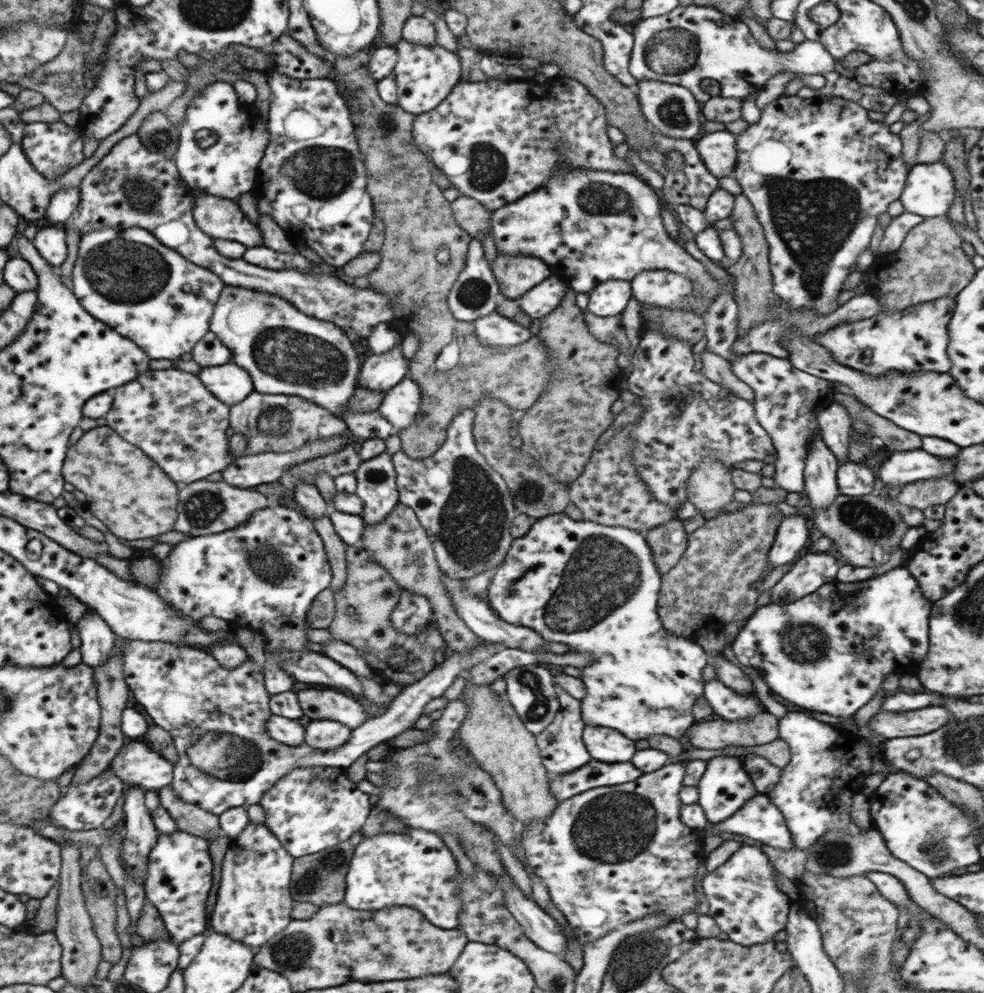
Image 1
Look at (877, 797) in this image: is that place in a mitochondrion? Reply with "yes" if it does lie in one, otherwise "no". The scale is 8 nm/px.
no

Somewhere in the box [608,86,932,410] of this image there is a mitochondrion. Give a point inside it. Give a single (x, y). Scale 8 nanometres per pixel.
(813, 219)

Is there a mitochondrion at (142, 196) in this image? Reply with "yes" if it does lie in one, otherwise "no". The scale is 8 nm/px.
yes

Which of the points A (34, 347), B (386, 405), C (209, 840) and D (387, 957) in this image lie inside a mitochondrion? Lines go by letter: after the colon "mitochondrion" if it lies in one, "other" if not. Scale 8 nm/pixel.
A: other
B: other
C: other
D: mitochondrion

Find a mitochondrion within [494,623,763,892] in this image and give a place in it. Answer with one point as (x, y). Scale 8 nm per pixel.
(611, 828)

